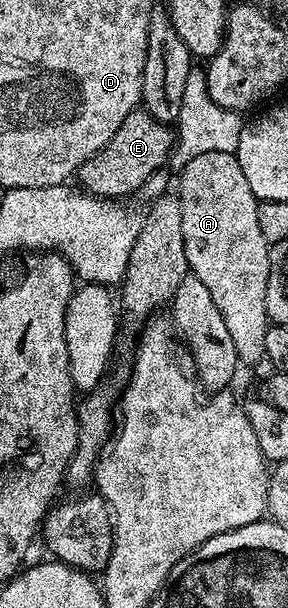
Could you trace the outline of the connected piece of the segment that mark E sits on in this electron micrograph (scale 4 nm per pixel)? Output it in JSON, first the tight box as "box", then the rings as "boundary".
{"box":[76,109,175,201],"boundary":[[[135,109],[124,117],[124,125],[112,133],[112,141],[100,149],[76,172],[81,190],[111,201],[121,200],[121,195],[138,191],[158,170],[167,166],[170,152],[174,150],[175,132],[167,124],[152,117],[145,109]]]}

